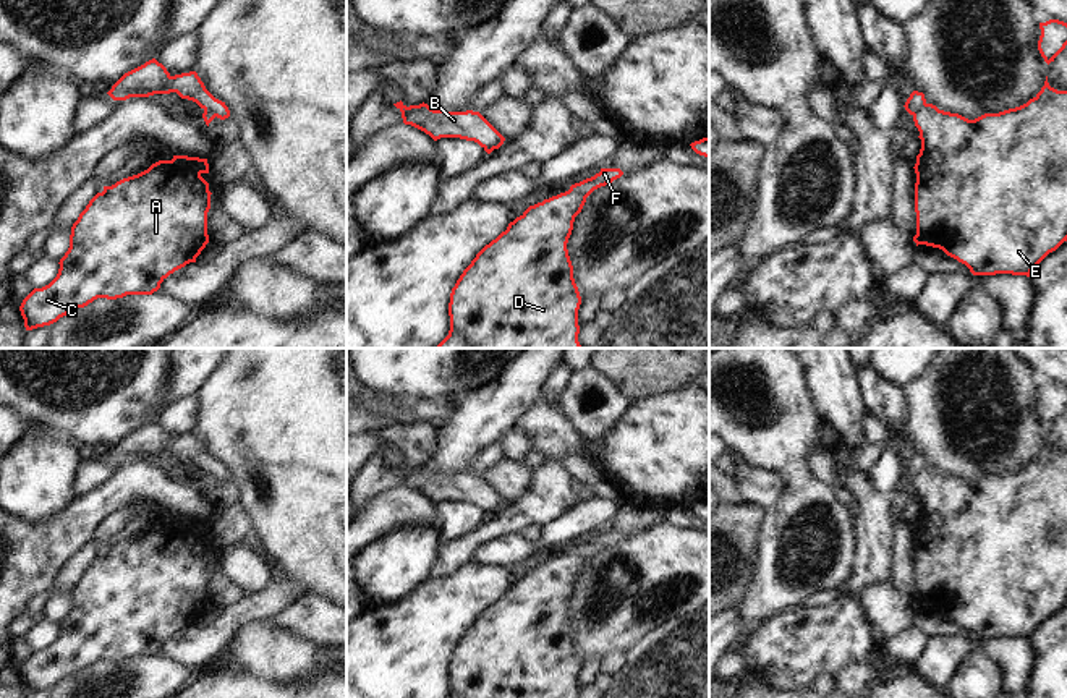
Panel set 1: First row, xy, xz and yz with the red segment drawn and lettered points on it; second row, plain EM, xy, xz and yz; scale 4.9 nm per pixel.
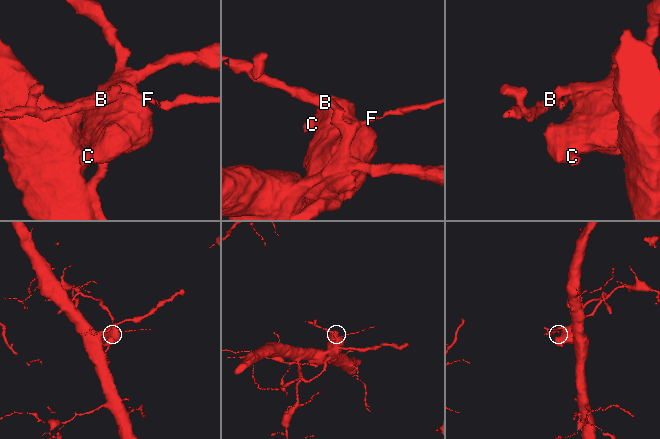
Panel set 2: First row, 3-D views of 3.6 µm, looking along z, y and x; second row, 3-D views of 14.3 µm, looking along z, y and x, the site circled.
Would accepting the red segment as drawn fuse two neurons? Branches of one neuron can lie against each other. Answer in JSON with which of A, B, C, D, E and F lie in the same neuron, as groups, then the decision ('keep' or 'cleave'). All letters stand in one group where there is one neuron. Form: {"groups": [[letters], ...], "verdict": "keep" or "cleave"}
{"groups": [["A", "C", "D", "E"], ["B", "F"]], "verdict": "cleave"}

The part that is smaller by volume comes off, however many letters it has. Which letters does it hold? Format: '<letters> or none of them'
A, C, D, E.

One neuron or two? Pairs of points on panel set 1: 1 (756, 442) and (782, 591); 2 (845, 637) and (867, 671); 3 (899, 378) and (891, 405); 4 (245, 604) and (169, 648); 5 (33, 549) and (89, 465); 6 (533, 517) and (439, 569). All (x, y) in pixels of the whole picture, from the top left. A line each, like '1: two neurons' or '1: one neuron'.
1: one neuron
2: two neurons
3: two neurons
4: one neuron
5: two neurons
6: one neuron

